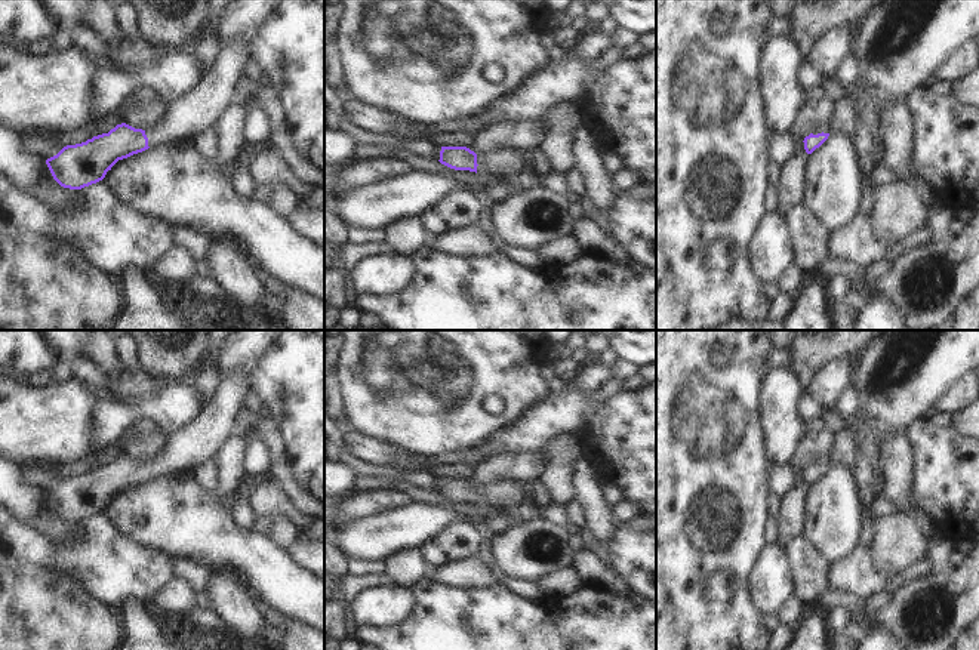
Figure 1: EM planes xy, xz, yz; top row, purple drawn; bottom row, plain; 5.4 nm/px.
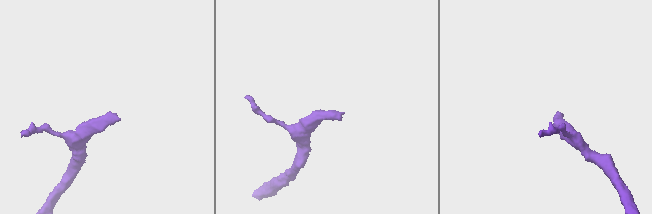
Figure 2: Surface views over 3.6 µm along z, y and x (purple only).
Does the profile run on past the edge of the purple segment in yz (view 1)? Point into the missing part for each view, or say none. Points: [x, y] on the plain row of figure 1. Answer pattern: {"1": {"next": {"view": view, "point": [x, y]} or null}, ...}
{"1": {"next": {"view": "yz", "point": [825, 459]}}}

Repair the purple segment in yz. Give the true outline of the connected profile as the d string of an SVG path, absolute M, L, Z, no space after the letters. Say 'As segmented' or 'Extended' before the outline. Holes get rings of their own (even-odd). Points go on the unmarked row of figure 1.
Extended. M829 453L821 456L813 465L804 469L804 481L807 486L812 486L816 480L819 480L829 468L831 458Z

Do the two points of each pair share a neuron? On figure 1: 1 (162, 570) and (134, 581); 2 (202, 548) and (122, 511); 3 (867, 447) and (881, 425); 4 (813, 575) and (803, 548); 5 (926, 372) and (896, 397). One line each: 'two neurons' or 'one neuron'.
1: one neuron
2: one neuron
3: two neurons
4: one neuron
5: one neuron

